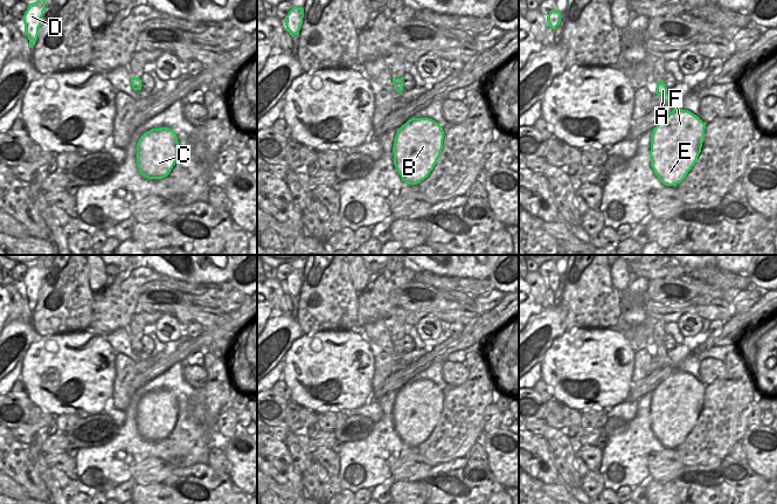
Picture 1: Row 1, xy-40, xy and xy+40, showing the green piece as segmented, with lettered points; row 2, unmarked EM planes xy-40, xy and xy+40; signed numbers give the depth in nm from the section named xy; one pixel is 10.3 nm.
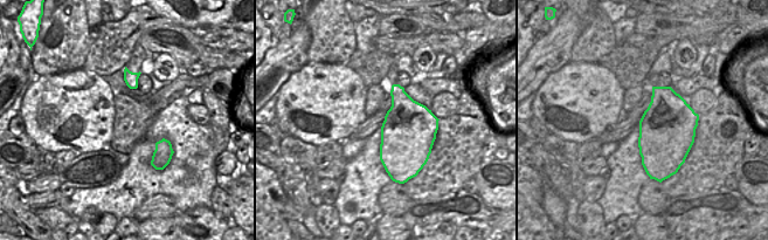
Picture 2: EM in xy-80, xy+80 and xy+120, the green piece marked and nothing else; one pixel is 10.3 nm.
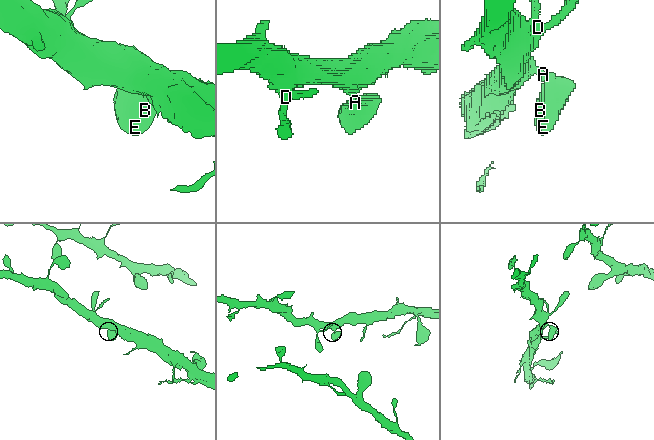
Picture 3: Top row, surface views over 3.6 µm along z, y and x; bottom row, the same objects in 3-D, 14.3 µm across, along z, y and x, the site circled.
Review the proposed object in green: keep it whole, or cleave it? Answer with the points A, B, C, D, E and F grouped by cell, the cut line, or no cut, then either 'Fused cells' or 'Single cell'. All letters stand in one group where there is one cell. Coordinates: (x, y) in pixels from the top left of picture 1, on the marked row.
Groups: A B C D E F. No split. Single cell.

